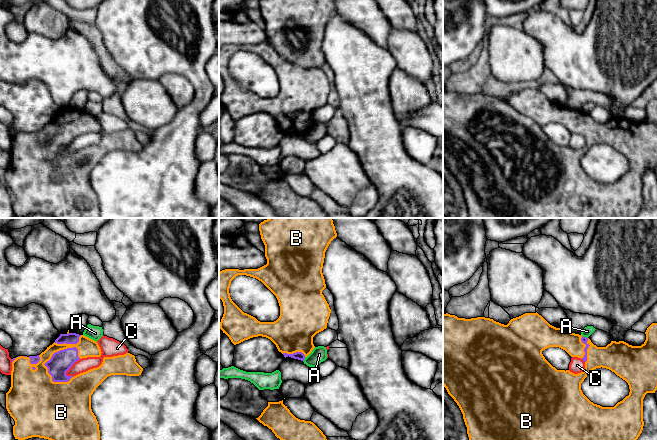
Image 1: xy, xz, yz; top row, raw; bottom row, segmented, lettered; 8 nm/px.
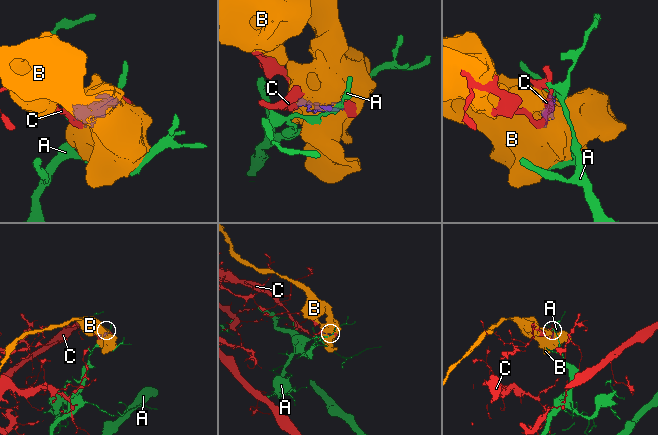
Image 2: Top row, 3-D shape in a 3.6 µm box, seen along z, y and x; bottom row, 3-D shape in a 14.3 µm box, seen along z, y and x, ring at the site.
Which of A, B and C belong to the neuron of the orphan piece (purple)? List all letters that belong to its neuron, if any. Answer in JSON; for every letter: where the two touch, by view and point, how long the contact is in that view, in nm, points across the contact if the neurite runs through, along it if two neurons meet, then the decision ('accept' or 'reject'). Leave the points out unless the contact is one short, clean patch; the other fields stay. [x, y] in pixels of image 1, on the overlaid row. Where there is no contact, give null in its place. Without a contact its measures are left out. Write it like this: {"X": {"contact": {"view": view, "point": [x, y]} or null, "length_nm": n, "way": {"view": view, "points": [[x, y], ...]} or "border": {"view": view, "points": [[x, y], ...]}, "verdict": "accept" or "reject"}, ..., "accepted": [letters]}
{"A": {"contact": {"view": "yz", "point": [585, 337]}, "length_nm": 50, "border": {"view": "yz", "points": [[582, 335], [587, 338]]}, "verdict": "reject"}, "B": {"contact": {"view": "xy", "point": [51, 357]}, "length_nm": 340, "verdict": "accept"}, "C": {"contact": {"view": "xy", "point": [71, 366]}, "length_nm": 180, "verdict": "reject"}, "accepted": ["B"]}

